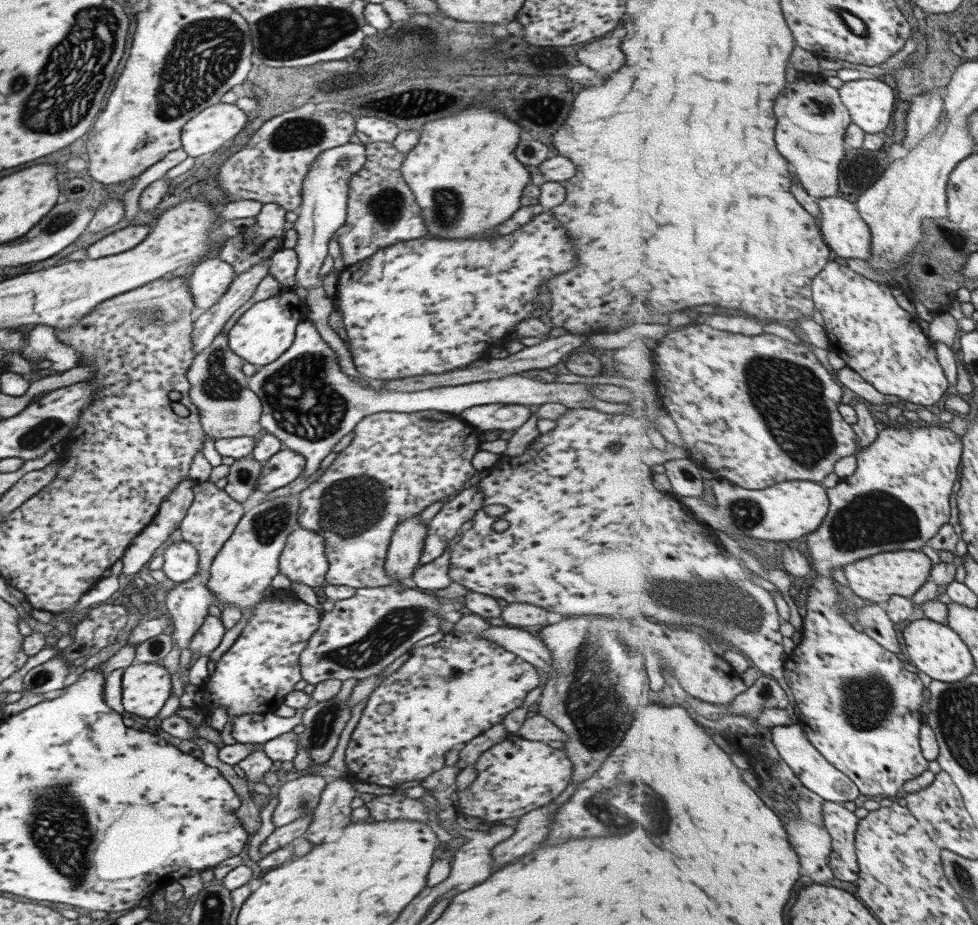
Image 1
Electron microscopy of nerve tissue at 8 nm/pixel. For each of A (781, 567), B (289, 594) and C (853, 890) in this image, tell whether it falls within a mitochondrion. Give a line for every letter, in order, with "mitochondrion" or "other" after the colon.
A: other
B: other
C: other

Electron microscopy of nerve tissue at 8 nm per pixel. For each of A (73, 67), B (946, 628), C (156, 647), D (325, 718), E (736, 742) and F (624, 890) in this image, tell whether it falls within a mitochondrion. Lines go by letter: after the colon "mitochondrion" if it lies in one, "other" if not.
A: mitochondrion
B: other
C: mitochondrion
D: mitochondrion
E: other
F: other

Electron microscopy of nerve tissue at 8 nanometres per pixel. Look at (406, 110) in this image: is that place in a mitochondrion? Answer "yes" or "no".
yes

